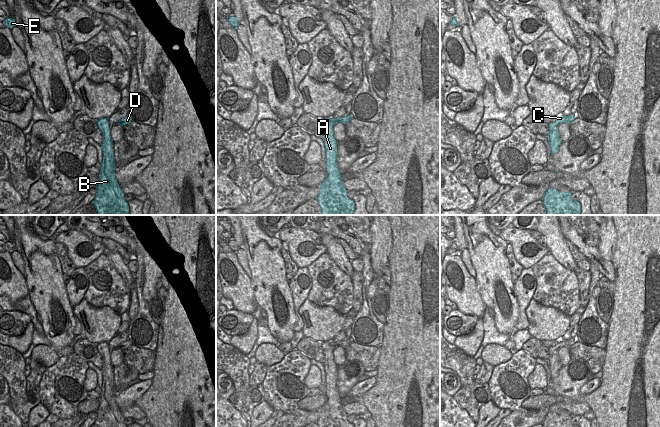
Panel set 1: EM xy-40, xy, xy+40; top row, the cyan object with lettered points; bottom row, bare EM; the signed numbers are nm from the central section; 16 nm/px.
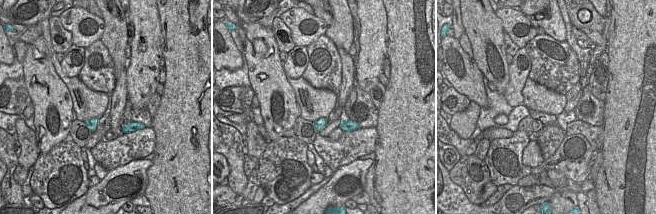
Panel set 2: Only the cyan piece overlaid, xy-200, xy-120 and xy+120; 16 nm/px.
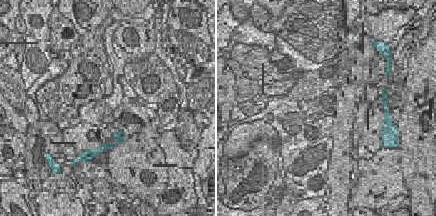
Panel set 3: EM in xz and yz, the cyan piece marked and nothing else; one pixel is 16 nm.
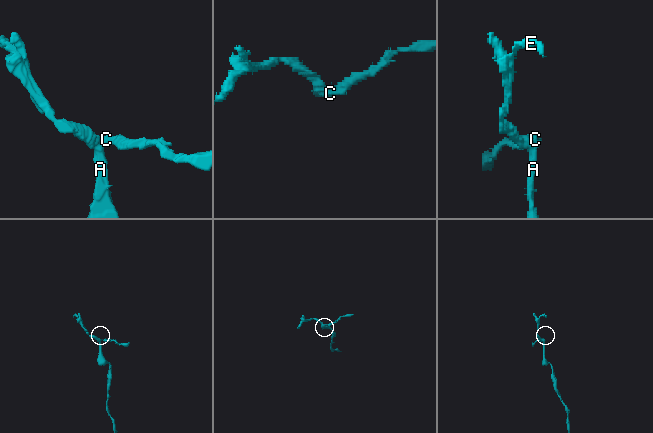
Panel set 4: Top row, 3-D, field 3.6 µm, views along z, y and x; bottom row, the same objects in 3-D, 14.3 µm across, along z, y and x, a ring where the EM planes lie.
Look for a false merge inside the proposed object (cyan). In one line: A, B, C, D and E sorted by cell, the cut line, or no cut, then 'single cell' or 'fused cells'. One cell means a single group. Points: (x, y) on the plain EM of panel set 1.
groups A B E / C D; cut xy+40 (556, 350), (549, 354); fused cells

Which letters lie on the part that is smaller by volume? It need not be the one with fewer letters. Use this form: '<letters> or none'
C, D

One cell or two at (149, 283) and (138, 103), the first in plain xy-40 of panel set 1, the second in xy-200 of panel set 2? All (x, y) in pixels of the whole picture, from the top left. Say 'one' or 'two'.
one

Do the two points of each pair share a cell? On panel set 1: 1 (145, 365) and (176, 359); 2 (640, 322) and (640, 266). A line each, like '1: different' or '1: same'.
1: different
2: same

